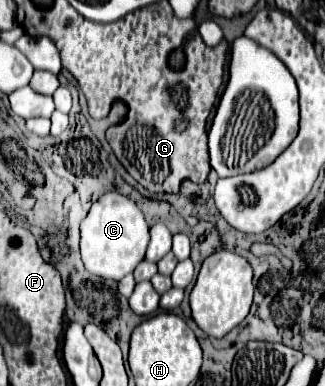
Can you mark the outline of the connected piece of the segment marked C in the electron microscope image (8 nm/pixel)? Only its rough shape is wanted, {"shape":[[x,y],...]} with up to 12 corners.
{"shape":[[103,193],[81,223],[81,259],[121,281],[149,227],[129,197]]}

